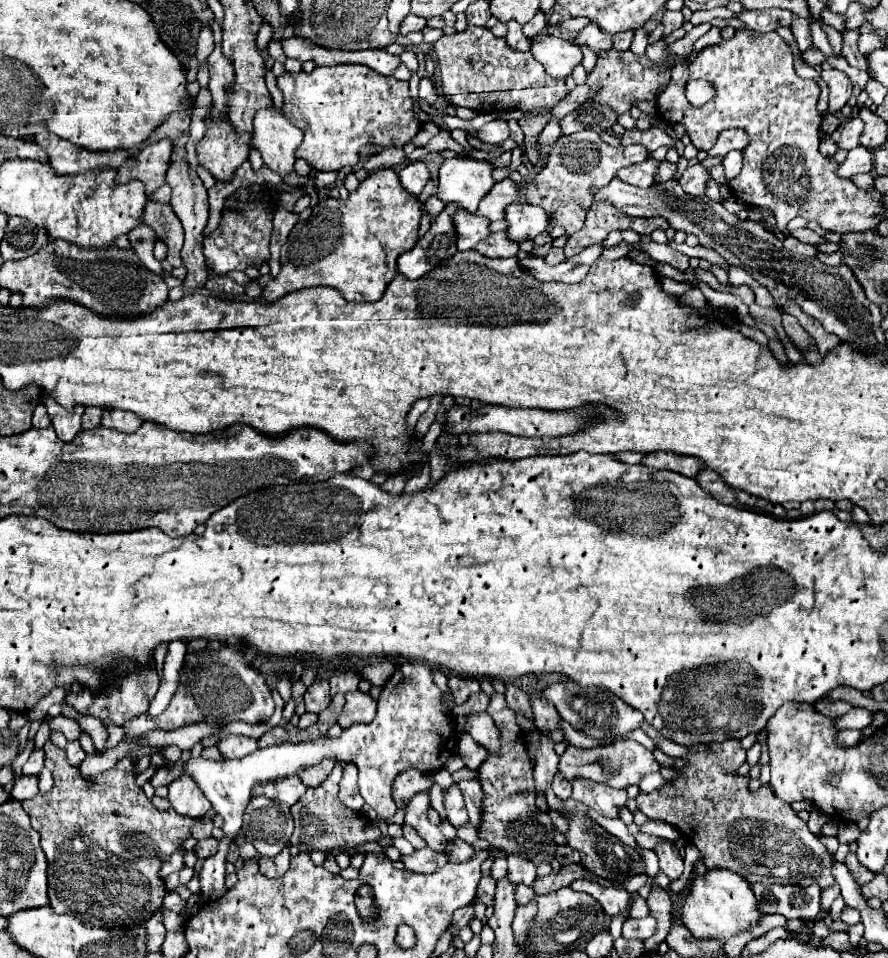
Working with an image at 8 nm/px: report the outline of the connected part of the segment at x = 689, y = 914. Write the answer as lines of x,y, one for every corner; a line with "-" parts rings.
708,869
704,875
694,875
690,891
678,909
678,915
694,937
718,941
726,941
736,933
750,929
752,921
758,921
762,917
756,909
756,899
746,879
728,869

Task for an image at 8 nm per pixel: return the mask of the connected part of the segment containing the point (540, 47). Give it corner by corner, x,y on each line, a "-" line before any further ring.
544,37
532,39
530,51
546,69
552,79
566,79
572,75
574,67
582,63
582,51
578,45
572,45
560,37

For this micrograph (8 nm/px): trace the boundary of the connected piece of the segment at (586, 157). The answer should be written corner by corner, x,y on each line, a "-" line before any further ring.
580,131
568,137
562,135
556,141
556,149
552,149
546,167
534,173
532,181
526,181
520,193
526,203
542,207
552,225
560,225
566,229
566,235
572,235
582,229
586,221
586,211
594,201
594,189
608,185
618,169
640,163
646,159
646,155
648,151
642,145
610,147
596,131

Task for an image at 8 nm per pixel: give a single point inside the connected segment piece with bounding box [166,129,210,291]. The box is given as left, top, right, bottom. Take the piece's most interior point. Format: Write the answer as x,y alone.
189,198

